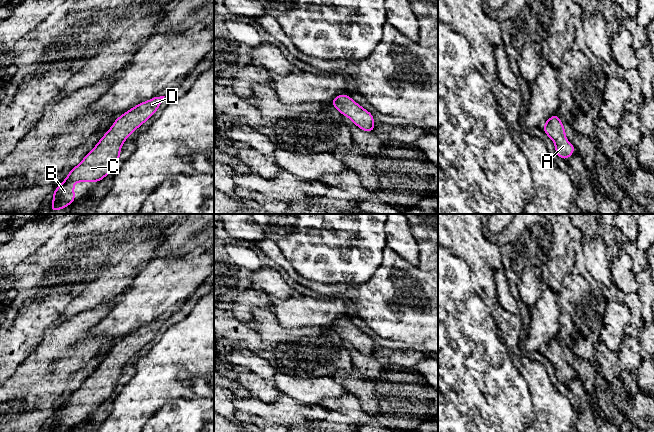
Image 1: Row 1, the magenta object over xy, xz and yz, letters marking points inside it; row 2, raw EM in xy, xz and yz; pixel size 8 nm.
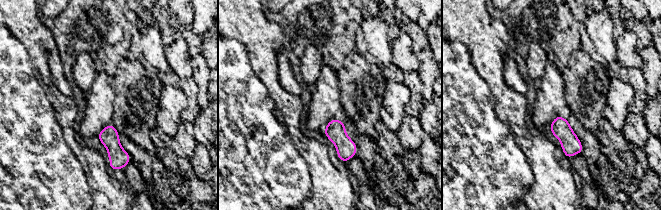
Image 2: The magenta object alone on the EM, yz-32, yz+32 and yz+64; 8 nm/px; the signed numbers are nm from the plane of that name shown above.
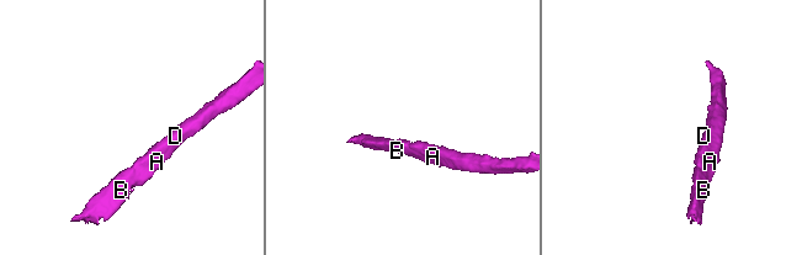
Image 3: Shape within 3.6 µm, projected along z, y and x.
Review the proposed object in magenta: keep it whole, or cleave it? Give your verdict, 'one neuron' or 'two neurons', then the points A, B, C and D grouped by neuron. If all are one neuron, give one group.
one neuron; groups A B C D

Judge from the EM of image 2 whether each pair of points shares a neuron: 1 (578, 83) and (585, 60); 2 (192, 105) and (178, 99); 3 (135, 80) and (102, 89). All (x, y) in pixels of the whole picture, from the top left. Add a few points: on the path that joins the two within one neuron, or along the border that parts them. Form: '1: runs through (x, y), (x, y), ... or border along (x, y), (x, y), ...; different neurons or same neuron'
1: runs through (582, 77), (582, 66); same neuron
2: border along (179, 86), (186, 96), (185, 109); different neurons
3: border along (112, 85), (115, 92); different neurons

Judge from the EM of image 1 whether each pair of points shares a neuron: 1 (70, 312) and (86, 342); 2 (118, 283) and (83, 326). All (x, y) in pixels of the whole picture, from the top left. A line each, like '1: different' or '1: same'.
1: different
2: different

